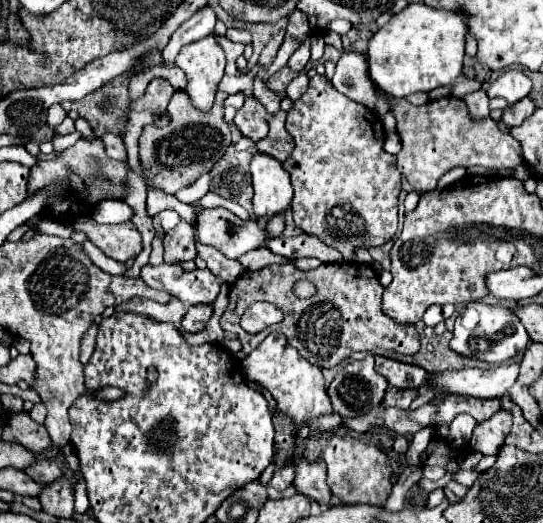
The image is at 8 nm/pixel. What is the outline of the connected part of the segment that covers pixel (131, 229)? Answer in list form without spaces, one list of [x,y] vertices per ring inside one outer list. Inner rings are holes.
[[[78,217],[72,227],[76,231],[84,231],[96,247],[120,263],[138,257],[142,251],[142,237],[132,221],[118,225],[98,225],[92,221],[92,217]]]

